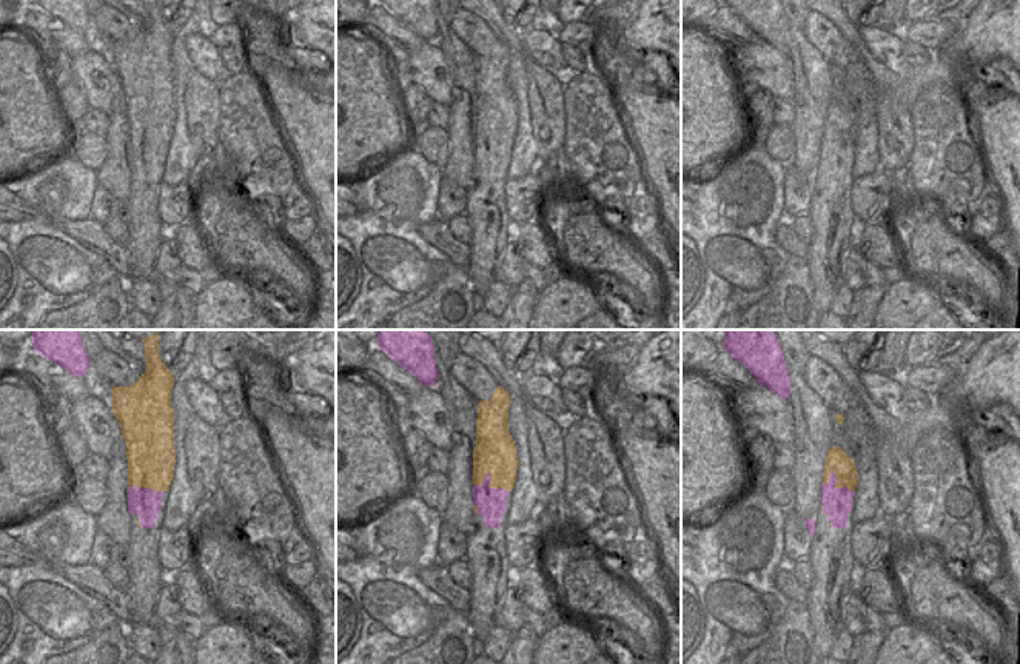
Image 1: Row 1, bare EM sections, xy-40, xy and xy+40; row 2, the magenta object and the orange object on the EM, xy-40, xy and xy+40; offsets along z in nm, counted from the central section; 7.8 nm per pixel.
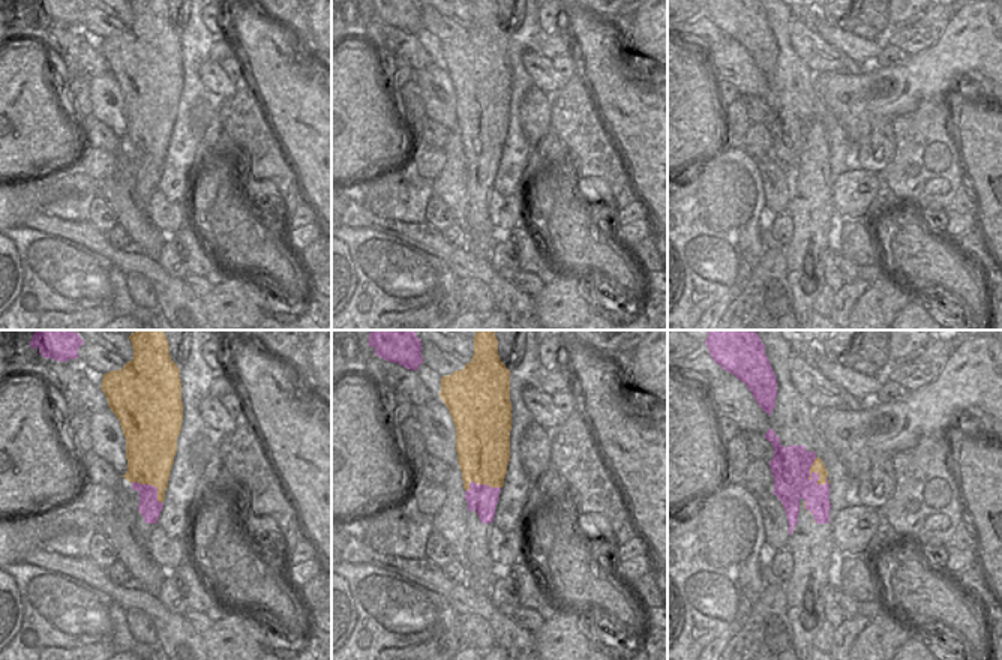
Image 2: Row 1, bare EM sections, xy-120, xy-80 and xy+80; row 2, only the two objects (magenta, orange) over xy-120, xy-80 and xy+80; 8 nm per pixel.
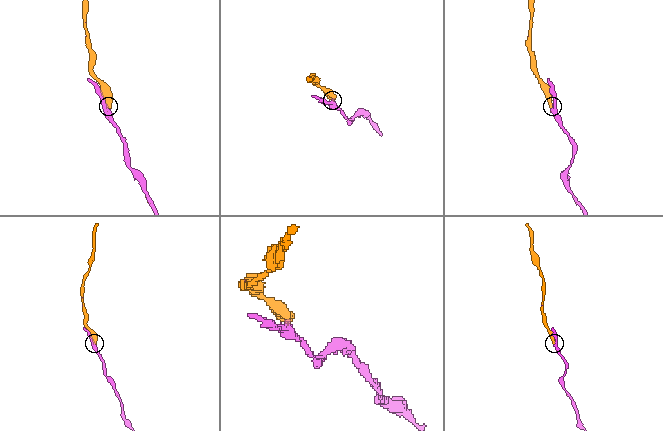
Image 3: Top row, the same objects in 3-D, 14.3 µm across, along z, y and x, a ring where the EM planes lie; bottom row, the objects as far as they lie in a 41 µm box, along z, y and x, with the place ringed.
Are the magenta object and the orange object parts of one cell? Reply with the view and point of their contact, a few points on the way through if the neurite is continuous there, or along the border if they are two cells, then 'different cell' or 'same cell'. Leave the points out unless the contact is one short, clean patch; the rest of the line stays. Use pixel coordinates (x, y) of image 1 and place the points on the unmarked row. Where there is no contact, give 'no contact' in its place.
meets magenta in xy at (489, 137); different cell

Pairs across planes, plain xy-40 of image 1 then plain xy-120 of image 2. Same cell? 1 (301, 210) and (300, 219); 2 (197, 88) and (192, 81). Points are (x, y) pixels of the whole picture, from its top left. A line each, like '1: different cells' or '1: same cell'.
1: same cell
2: different cells

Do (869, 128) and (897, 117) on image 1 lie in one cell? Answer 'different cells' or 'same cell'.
different cells

